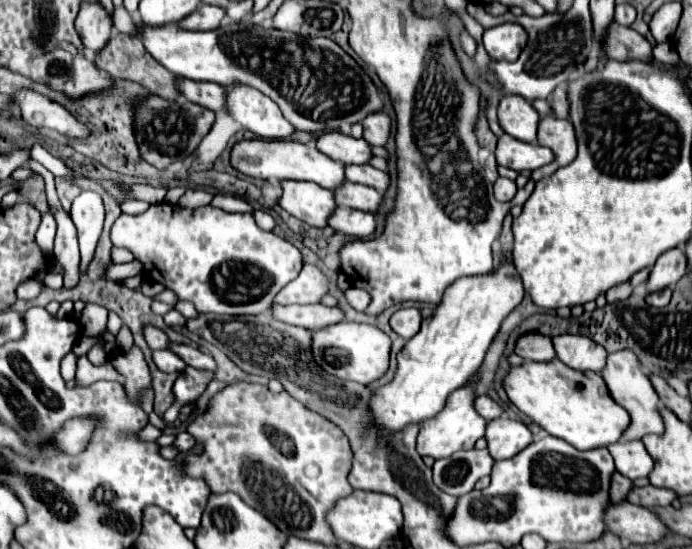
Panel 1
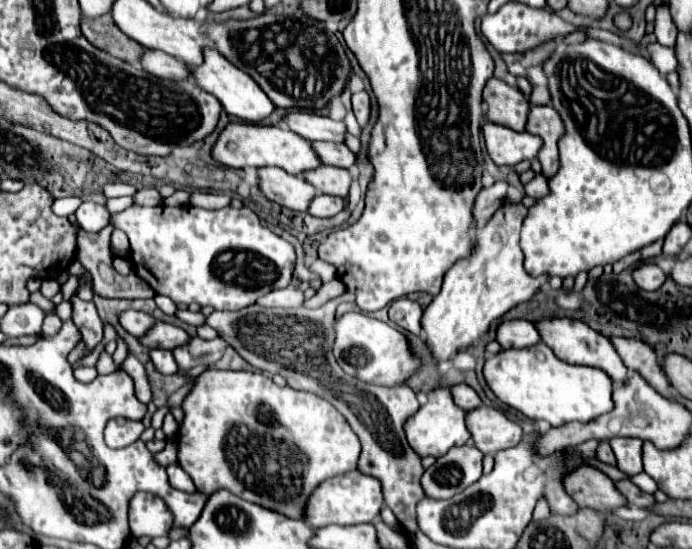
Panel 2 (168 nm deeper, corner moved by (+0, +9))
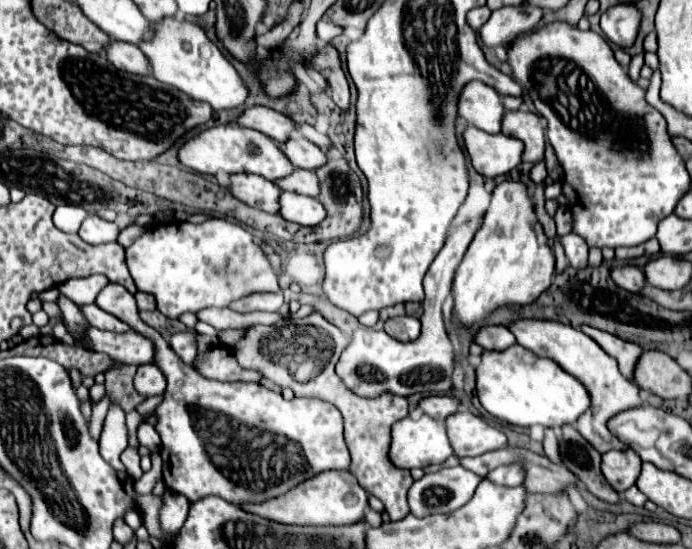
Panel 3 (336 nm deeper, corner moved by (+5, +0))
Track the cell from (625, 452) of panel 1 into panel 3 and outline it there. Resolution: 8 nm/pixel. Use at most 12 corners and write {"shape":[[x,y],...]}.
{"shape":[[635,450],[601,456],[601,472],[623,494],[641,472]]}

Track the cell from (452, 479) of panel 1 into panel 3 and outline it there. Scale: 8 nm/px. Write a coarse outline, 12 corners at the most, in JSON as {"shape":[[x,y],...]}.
{"shape":[[463,466],[425,474],[409,488],[411,514],[451,512],[481,478]]}

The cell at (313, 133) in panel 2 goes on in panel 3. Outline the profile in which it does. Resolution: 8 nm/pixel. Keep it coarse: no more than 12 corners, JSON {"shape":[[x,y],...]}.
{"shape":[[265,106],[247,108],[239,126],[259,130],[279,146],[297,122]]}

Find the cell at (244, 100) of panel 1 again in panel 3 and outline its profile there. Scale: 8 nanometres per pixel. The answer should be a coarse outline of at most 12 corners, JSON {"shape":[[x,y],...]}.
{"shape":[[165,18],[139,44],[153,76],[213,110],[249,88],[207,38]]}

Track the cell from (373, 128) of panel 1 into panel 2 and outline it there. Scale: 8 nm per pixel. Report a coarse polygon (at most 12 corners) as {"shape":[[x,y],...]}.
{"shape":[[366,91],[352,95],[352,109],[360,127],[370,117],[370,97]]}

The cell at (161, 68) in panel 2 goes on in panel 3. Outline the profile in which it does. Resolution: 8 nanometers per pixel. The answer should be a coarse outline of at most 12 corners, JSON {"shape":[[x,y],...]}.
{"shape":[[113,42],[107,60],[115,68],[151,74],[141,48],[127,42]]}

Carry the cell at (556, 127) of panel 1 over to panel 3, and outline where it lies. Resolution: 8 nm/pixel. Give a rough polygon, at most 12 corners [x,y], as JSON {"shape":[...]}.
{"shape":[[523,110],[503,116],[501,132],[525,144],[523,162],[545,160],[541,118]]}

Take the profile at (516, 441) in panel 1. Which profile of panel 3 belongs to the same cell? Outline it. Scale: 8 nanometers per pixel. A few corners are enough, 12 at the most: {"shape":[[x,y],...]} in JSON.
{"shape":[[471,412],[447,418],[459,458],[507,446],[507,436]]}

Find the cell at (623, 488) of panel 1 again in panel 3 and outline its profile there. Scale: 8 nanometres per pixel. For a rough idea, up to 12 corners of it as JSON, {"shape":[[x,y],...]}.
{"shape":[[547,320],[509,326],[591,394],[577,430],[599,452],[625,448],[607,430],[641,406],[639,388],[581,330]]}

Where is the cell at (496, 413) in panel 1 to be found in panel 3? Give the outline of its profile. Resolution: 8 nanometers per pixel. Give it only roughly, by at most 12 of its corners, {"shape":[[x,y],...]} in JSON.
{"shape":[[429,396],[419,408],[435,420],[459,410],[455,396]]}

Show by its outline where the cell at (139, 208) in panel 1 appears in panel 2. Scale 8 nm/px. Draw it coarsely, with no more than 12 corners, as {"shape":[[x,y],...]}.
{"shape":[[132,197],[106,199],[110,213],[120,213],[132,205]]}

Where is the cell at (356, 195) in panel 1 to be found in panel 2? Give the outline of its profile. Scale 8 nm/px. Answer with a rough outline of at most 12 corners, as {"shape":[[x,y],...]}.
{"shape":[[318,165],[302,177],[318,193],[346,197],[348,169]]}

